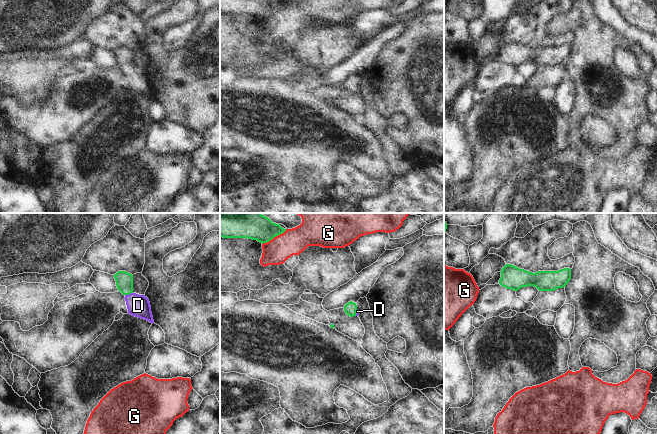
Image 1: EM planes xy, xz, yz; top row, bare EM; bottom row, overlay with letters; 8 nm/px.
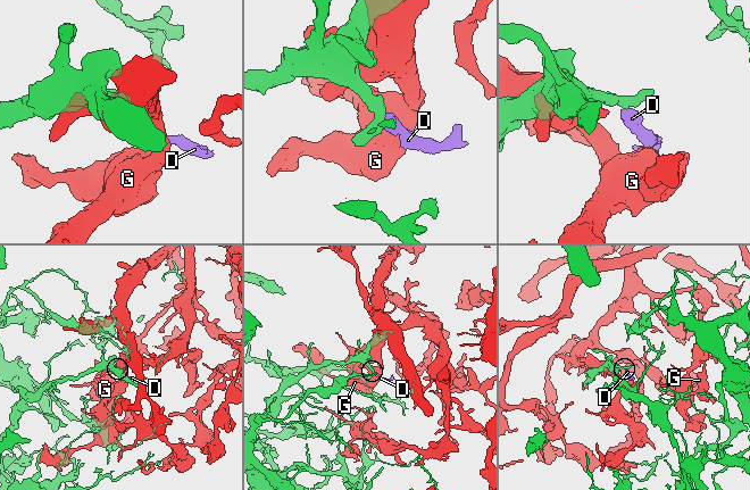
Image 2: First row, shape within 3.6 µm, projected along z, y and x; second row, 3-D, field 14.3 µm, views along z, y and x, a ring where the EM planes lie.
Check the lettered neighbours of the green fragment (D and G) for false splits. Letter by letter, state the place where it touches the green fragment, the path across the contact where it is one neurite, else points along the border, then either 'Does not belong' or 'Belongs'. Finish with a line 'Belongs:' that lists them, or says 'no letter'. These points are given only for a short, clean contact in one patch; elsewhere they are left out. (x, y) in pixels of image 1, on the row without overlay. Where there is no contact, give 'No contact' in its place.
D: Touches green at xy (128, 70). Path across: xy (124, 57), (128, 70), (138, 81). Belongs
G: Touches green at xz (274, 12). Does not belong
Belongs: D.

